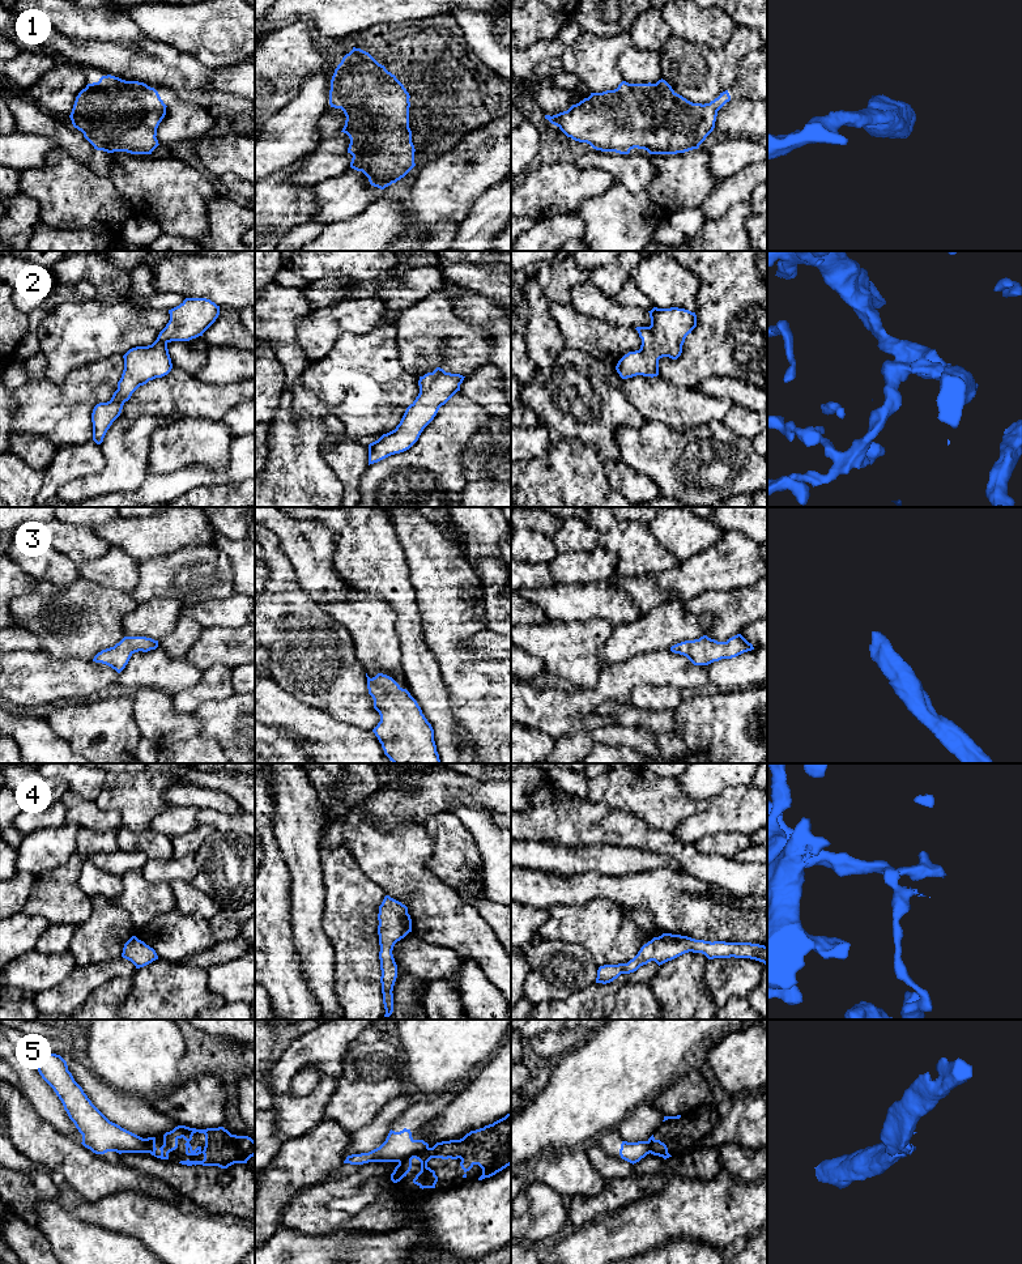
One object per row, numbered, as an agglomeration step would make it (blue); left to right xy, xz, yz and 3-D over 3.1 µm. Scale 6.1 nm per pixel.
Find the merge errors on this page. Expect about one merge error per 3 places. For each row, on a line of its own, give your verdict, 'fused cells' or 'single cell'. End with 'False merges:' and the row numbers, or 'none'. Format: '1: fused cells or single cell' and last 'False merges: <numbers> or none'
1: single cell
2: single cell
3: single cell
4: single cell
5: fused cells
False merges: 5

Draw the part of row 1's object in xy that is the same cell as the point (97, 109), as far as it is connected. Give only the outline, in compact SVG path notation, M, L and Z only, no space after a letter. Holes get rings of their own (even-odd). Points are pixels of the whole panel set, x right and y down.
M107 75L78 93L69 118L97 150L152 154L166 107L154 88Z

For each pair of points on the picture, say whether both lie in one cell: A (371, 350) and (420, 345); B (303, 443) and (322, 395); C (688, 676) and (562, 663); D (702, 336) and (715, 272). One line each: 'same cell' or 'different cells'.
A: different cells
B: different cells
C: different cells
D: same cell

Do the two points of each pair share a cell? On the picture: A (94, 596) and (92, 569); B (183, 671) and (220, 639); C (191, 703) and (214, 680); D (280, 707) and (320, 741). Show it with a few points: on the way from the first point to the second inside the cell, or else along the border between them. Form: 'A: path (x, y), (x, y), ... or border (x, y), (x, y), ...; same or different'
A: border (81, 577), (123, 591); different
B: border (184, 659), (201, 672); different
C: path (196, 698), (209, 685); same
D: path (290, 714), (310, 731); same

